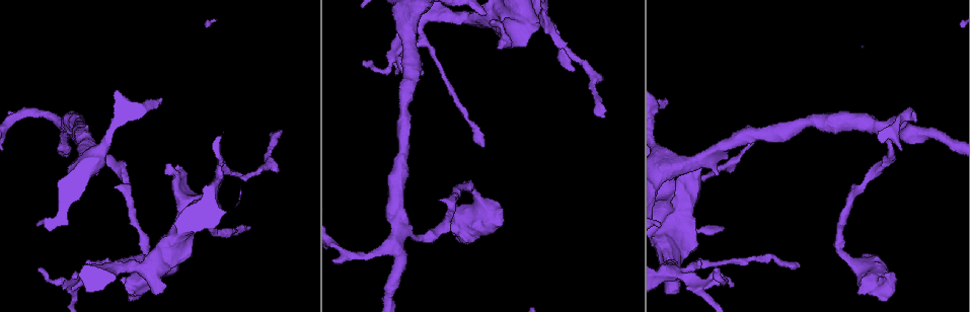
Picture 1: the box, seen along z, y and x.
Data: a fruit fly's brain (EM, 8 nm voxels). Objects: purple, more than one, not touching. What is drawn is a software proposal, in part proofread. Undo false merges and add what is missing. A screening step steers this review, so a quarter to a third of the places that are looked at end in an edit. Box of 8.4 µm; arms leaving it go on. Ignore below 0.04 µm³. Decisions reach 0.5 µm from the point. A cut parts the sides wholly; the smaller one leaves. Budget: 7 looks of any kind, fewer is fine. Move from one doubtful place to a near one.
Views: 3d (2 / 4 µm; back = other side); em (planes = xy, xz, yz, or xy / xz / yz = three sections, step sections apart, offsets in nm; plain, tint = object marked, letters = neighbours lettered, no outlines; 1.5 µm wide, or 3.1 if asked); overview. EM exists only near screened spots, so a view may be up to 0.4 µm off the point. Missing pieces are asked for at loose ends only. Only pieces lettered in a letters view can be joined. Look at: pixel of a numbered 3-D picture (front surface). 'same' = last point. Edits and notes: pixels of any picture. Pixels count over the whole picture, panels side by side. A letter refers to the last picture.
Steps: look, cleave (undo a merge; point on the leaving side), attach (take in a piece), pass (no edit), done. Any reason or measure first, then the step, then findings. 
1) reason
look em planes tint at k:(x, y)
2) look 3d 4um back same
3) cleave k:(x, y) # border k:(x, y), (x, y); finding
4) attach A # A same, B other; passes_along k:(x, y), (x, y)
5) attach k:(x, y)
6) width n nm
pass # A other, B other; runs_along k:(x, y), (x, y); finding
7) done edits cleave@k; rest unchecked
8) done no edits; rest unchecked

thin end
look em planes letters at 1:(798, 264)

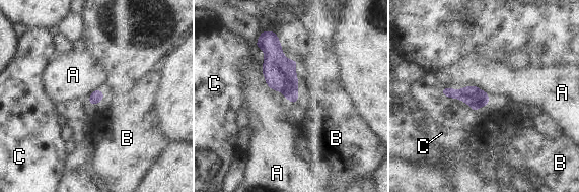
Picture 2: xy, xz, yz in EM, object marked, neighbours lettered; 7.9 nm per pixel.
pass # A other, B other, C other; border 2:(443, 85), (477, 85), (490, 103); no lettered piece goes on from it

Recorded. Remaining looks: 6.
stops while still wide
look 3d 2um at 1:(155, 293)

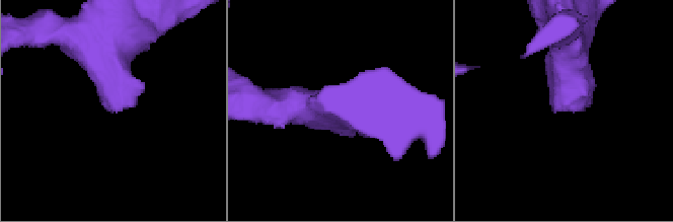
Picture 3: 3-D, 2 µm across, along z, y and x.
look em planes tint at 3:(119, 105)

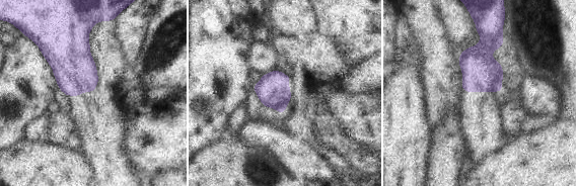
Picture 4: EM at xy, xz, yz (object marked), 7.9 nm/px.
see the neighbours
look em planes letters same

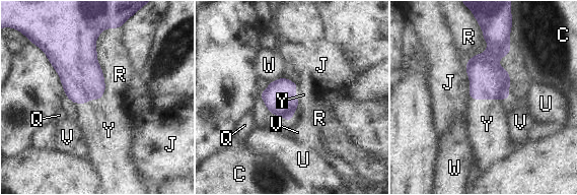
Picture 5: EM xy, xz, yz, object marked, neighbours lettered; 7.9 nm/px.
width 260 nm
attach 5:(105, 124) # C other, J other, Q other, R other, U other, V other, W other, Y same; passes_along 5:(80, 73), (92, 99), (105, 124); it goes on there

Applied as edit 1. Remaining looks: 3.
sudden change in width
look em xz step 4 tint at 1:(100, 263)

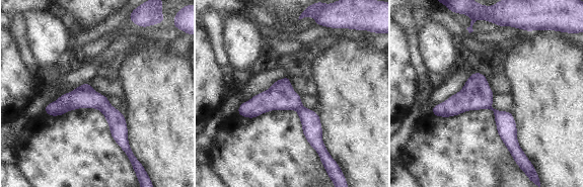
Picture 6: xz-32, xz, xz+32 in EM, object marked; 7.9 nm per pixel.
look em planes letters same

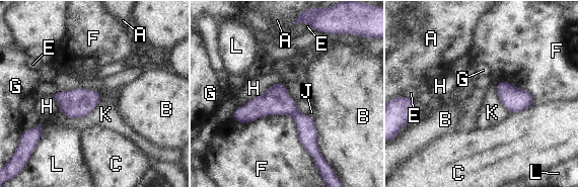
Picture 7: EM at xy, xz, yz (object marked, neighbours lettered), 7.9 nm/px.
pass # A other, B other, C other, E other, F other, G other, H other, J other, K other, L other; border 7:(100, 99), (79, 118), (63, 115); one neuron here

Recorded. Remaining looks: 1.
done edits attach@5; rest unchecked

